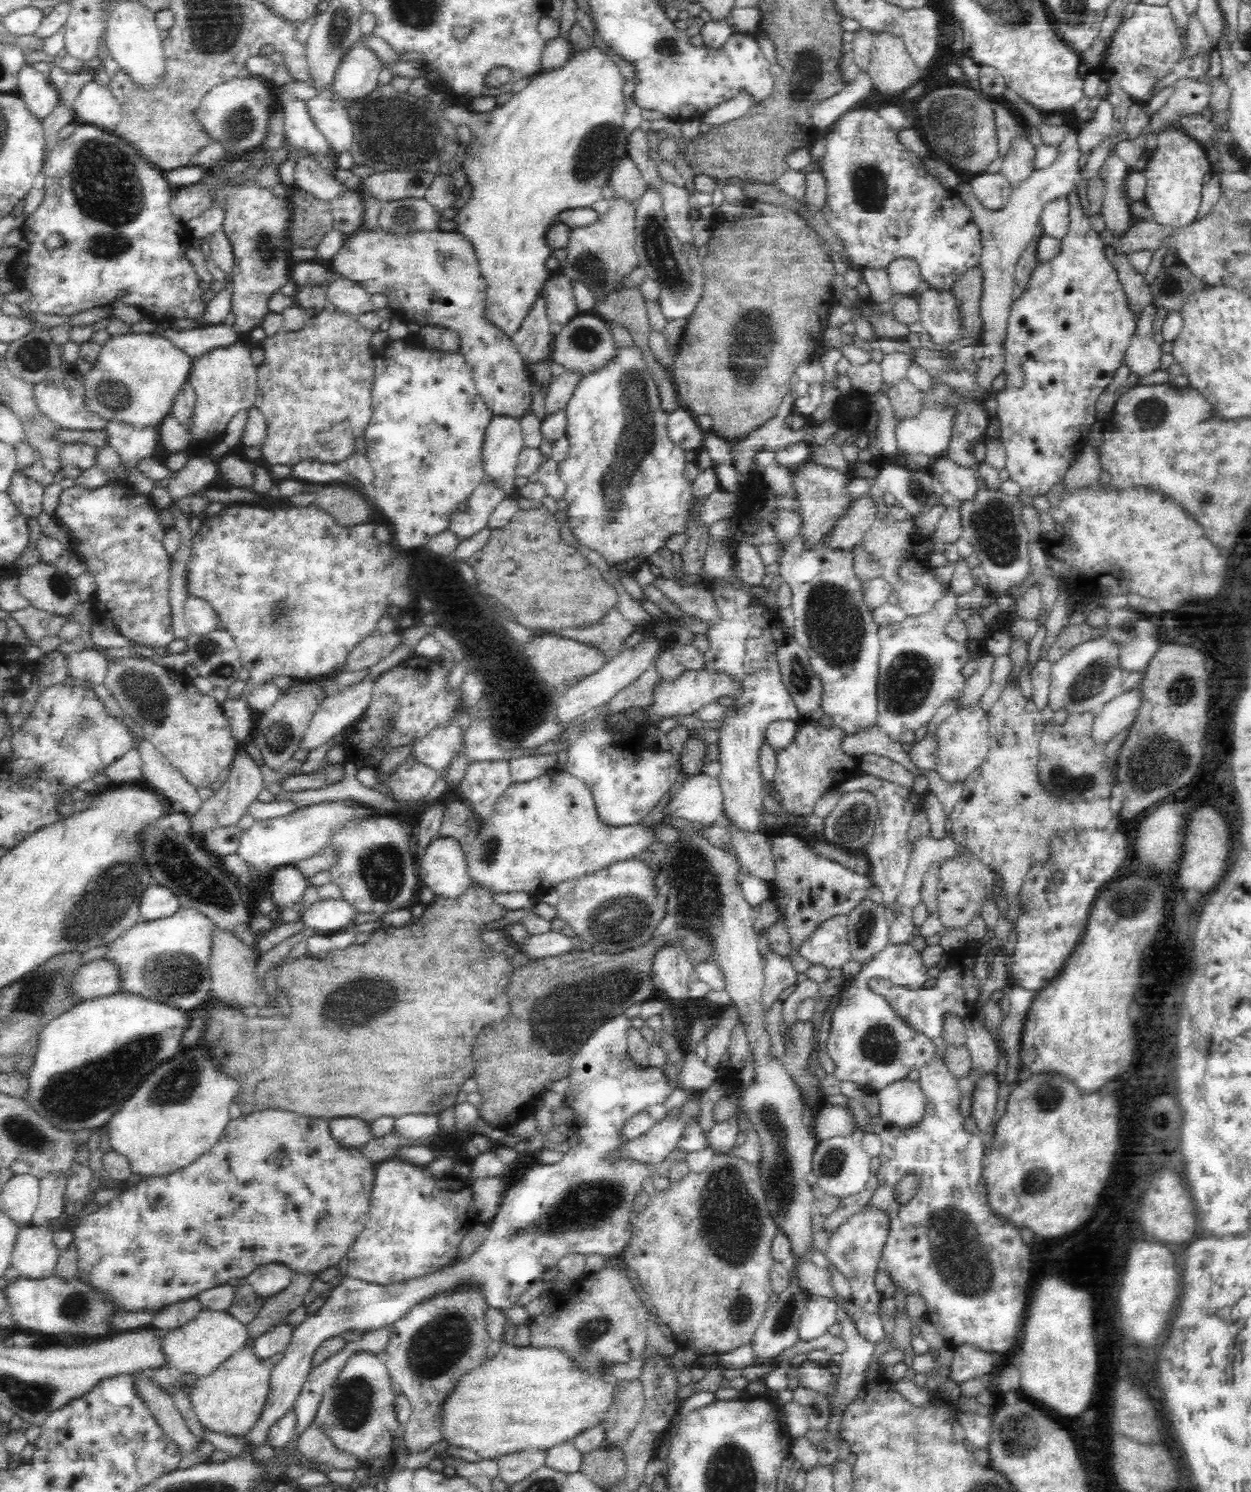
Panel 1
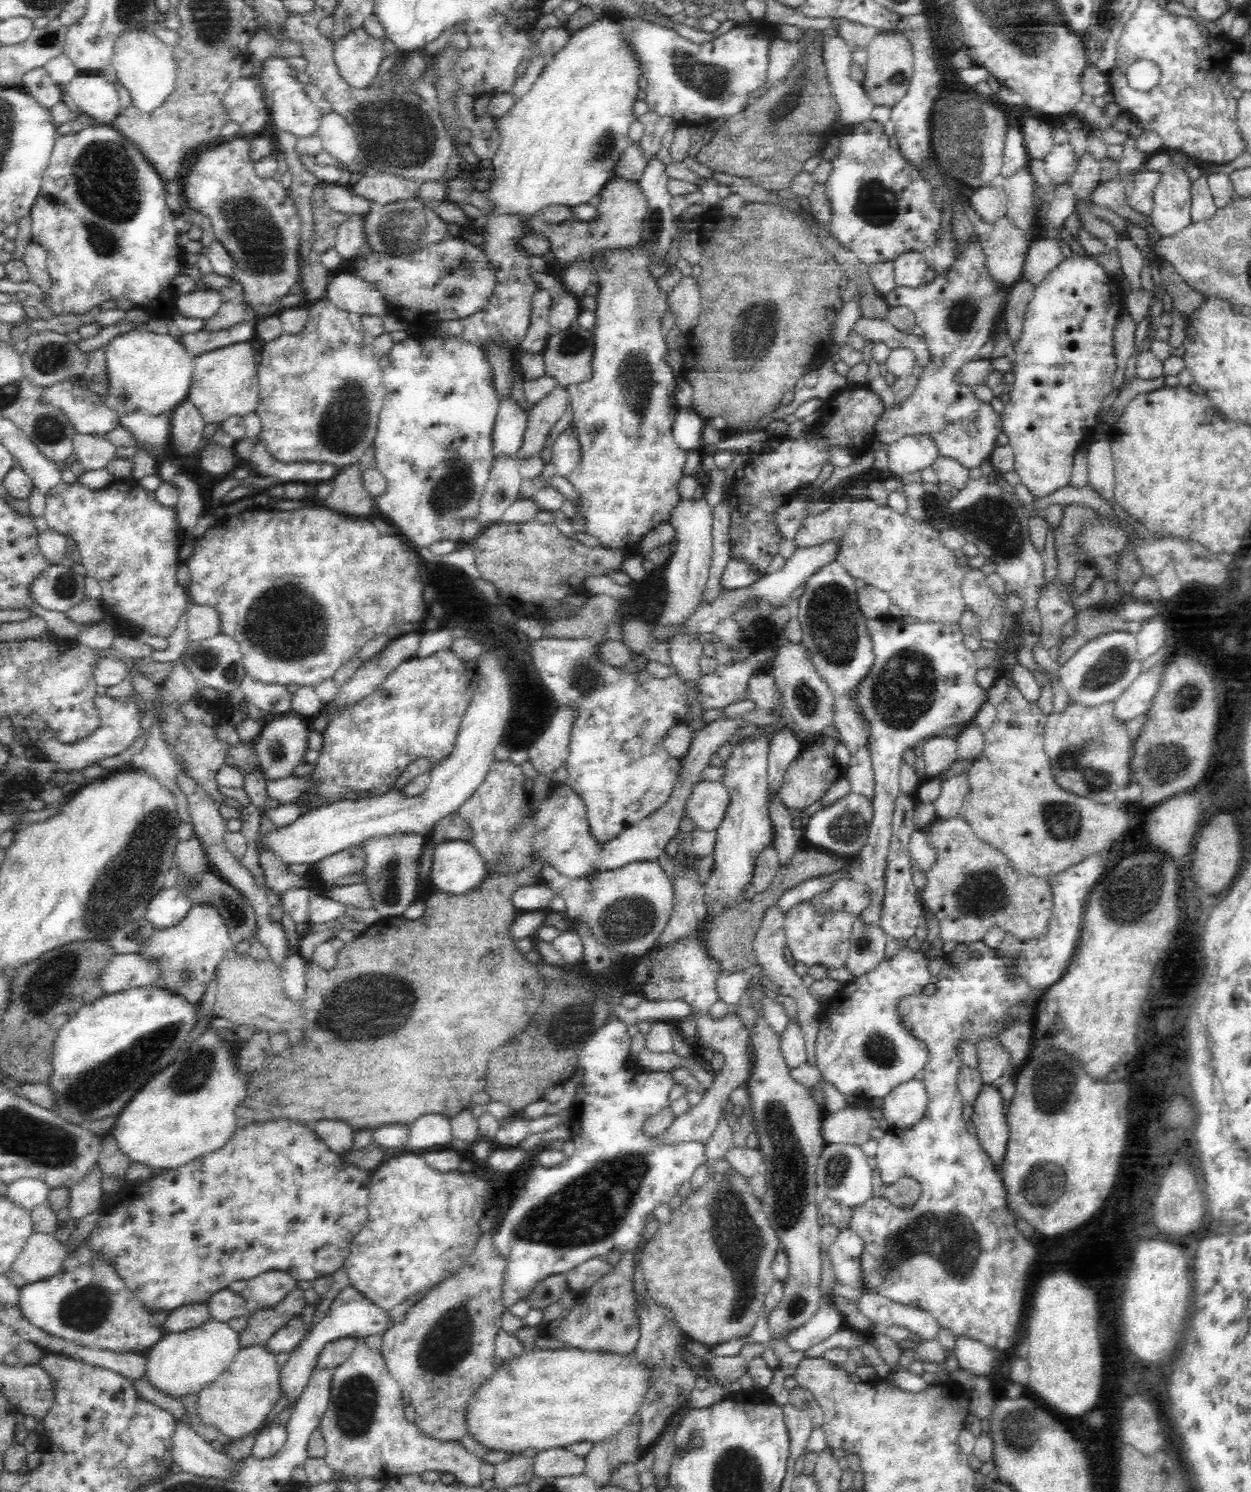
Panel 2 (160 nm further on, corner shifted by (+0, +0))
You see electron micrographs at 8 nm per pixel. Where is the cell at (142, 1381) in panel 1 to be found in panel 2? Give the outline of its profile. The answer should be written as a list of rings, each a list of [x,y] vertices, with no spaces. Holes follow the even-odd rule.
[[[174,1420],[172,1428],[174,1463],[184,1472],[212,1475],[226,1474],[234,1469],[234,1461],[216,1451],[211,1442],[204,1440],[188,1423]]]

